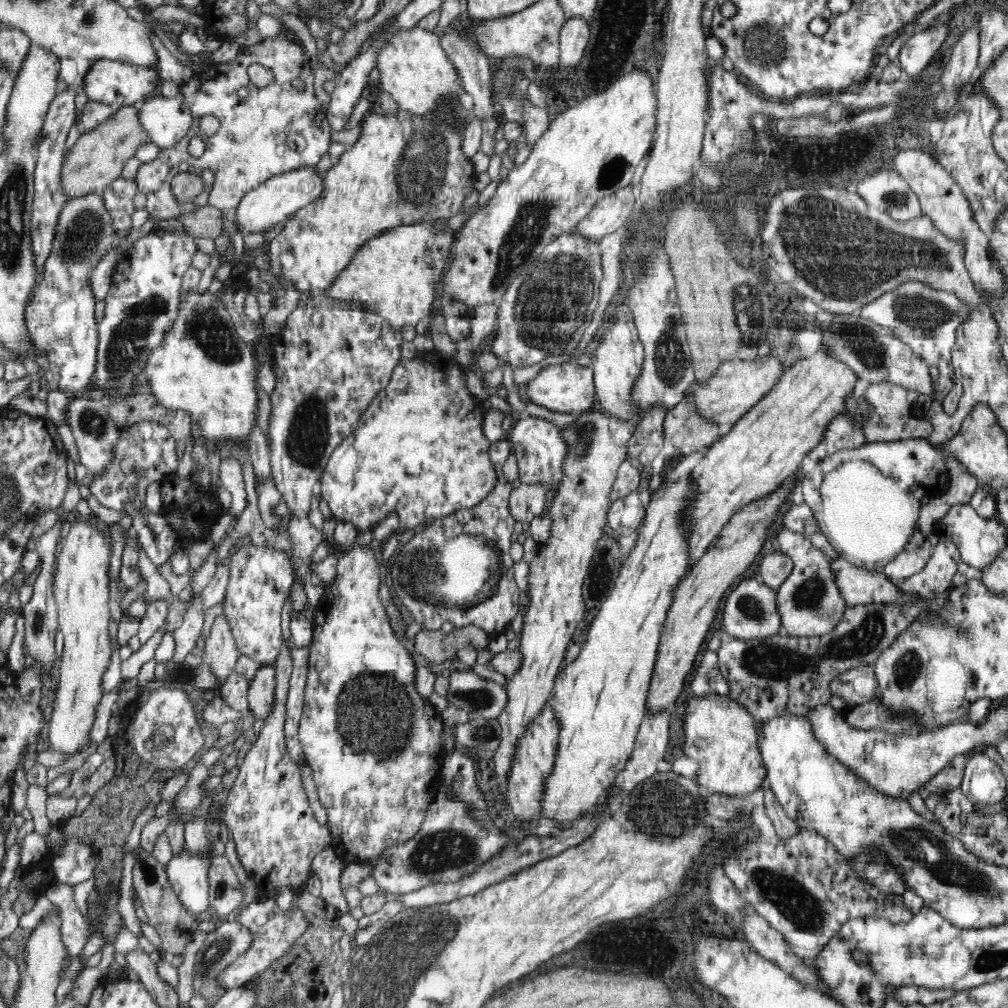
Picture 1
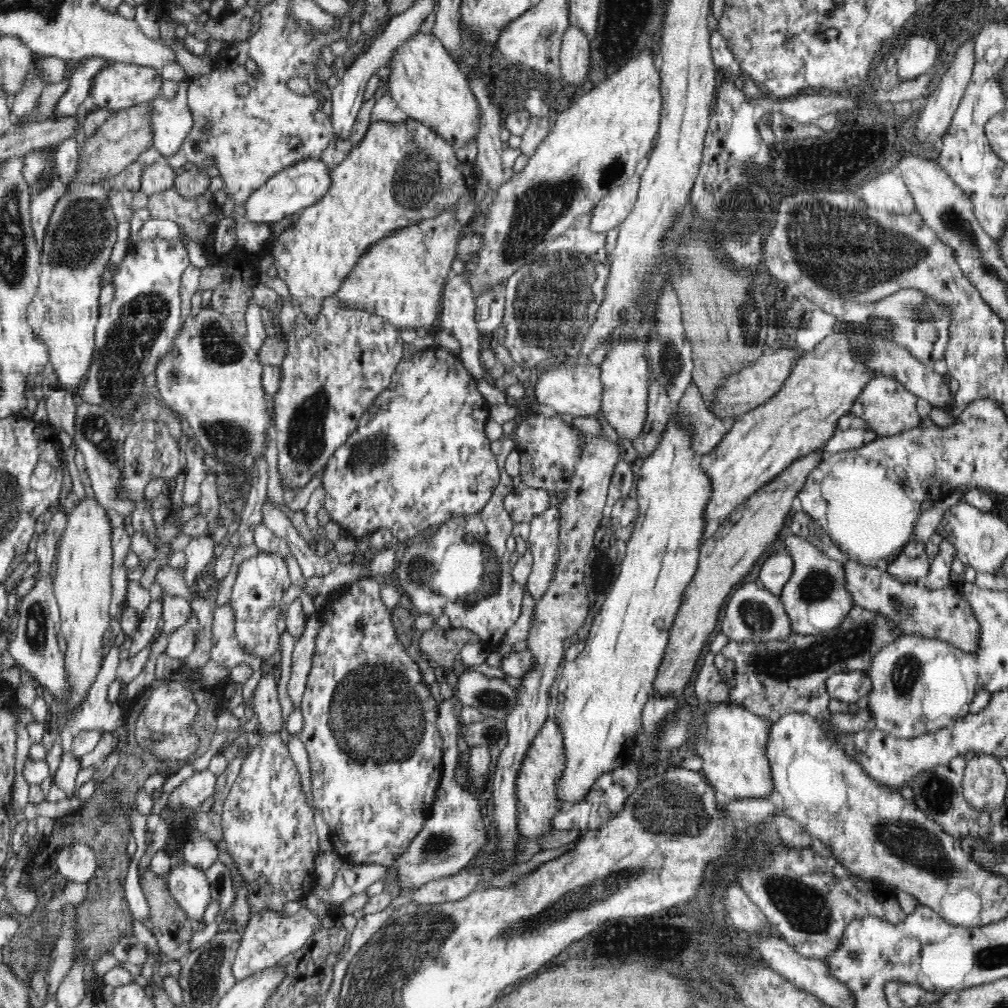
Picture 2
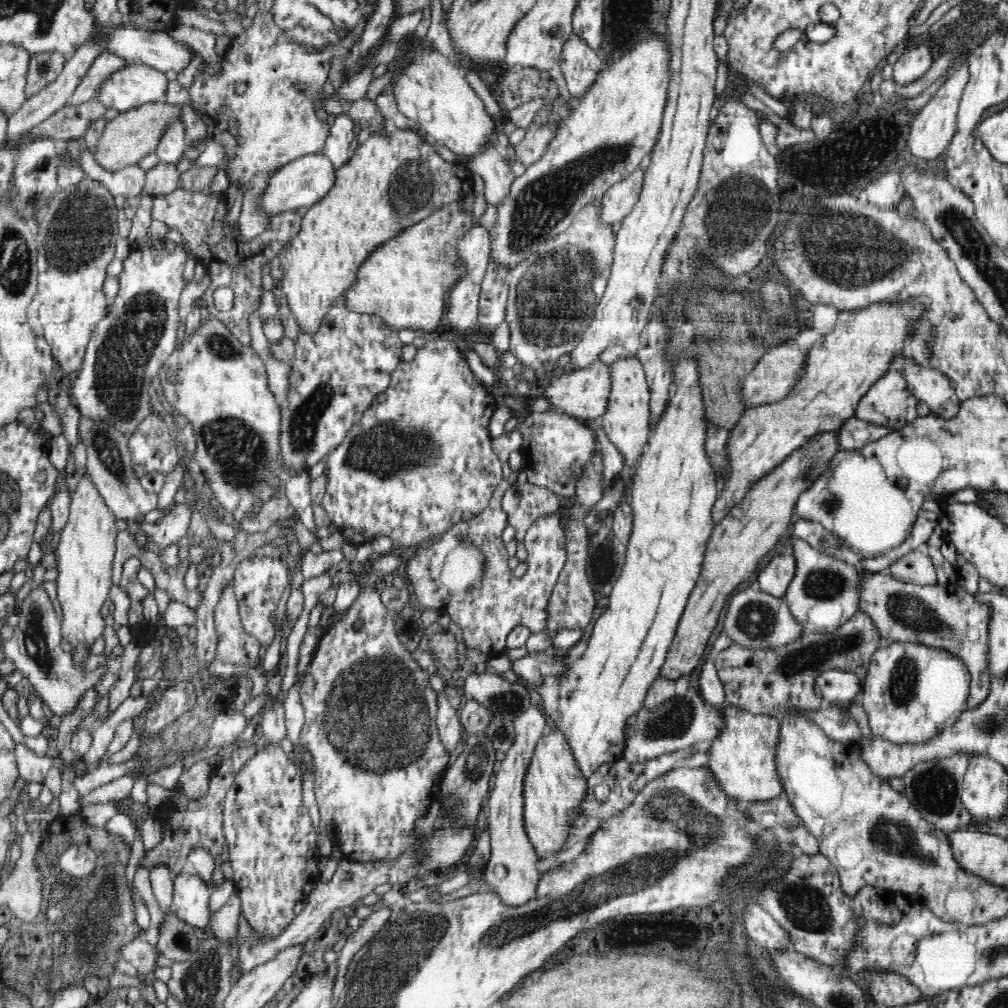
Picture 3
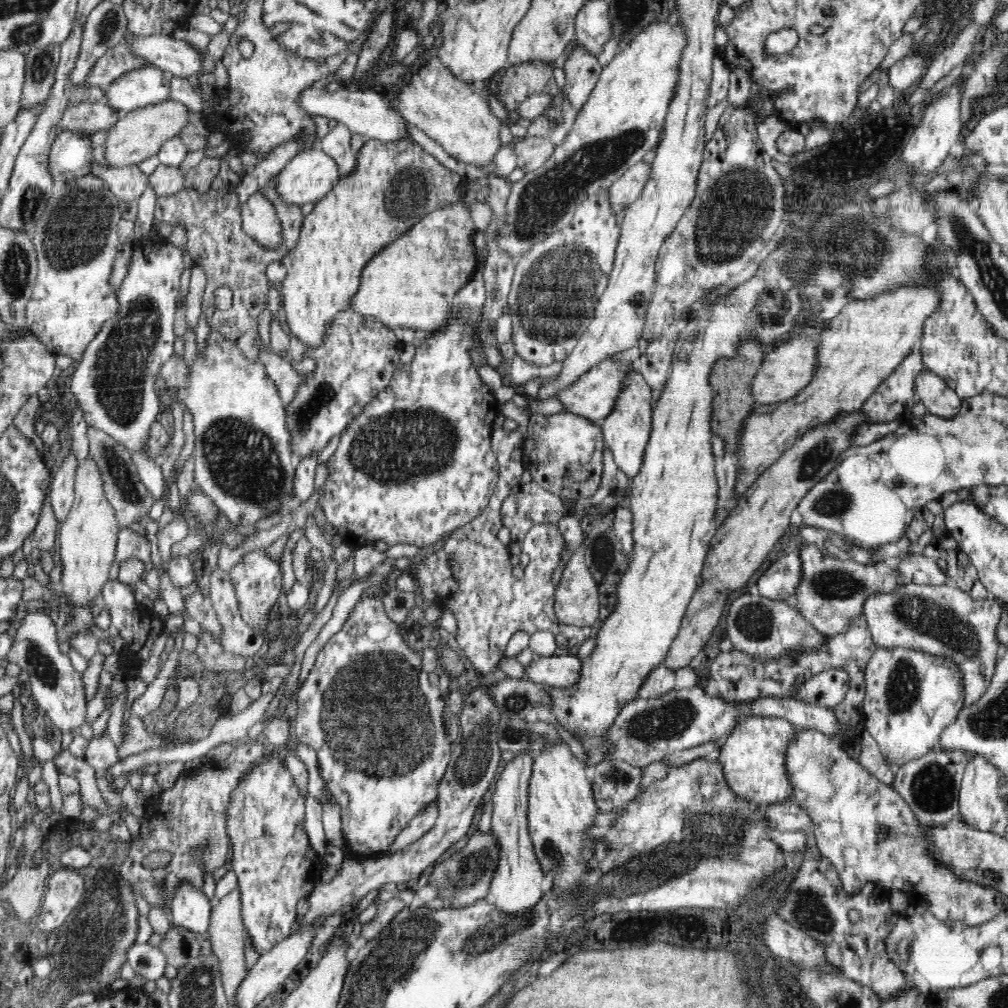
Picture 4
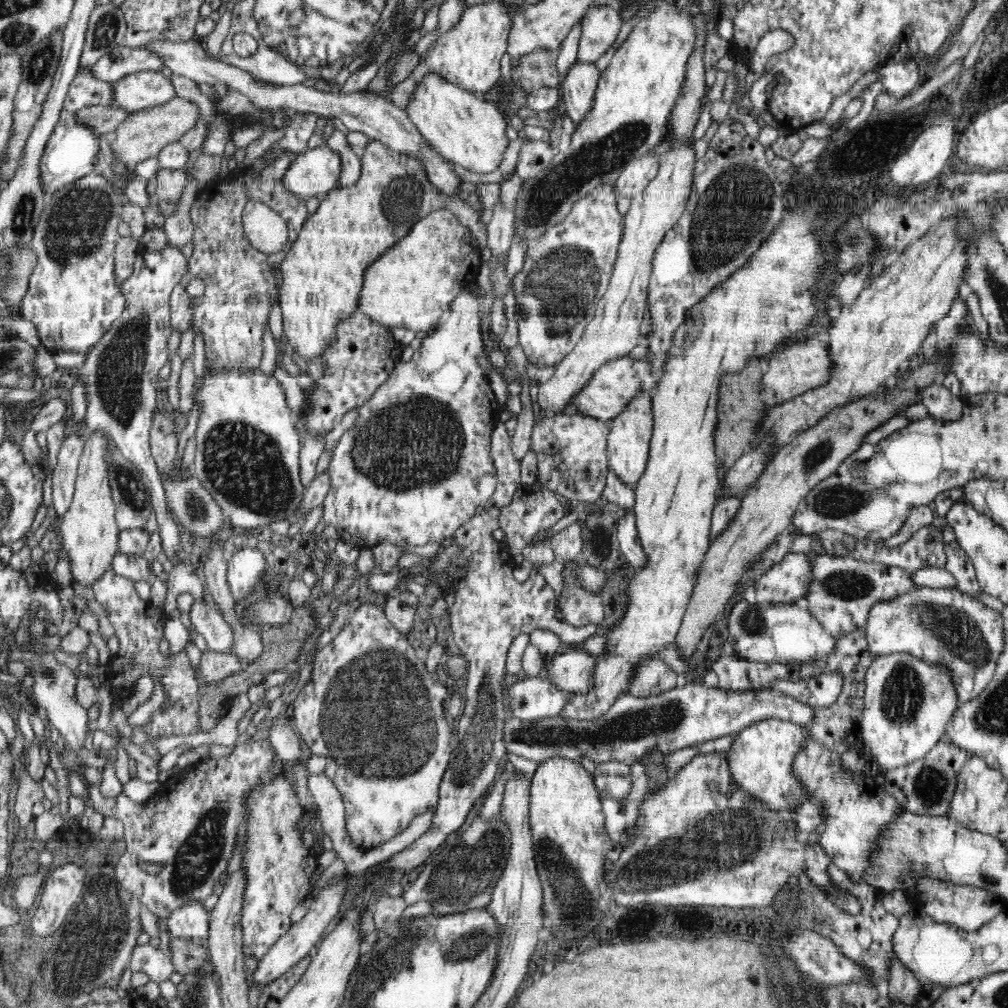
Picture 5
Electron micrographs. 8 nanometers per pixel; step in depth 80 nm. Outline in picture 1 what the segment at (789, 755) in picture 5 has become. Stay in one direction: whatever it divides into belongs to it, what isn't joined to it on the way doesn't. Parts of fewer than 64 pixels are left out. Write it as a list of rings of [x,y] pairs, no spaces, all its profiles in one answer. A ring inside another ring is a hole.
[[[704,694],[704,698],[692,698],[688,702],[688,712],[684,720],[684,754],[700,764],[698,784],[705,792],[718,794],[743,794],[752,796],[761,792],[766,783],[766,767],[760,754],[758,724],[759,720],[742,705],[734,702],[729,695]]]

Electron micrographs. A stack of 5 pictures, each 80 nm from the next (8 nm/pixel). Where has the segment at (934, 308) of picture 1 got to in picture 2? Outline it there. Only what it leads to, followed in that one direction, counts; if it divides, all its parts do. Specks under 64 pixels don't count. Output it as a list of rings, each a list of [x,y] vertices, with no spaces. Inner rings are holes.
[[[906,288],[874,303],[865,312],[865,317],[875,322],[889,324],[892,340],[908,348],[923,363],[931,365],[938,360],[942,364],[945,350],[948,348],[949,328],[954,311],[948,303],[938,303],[934,297],[916,288]]]

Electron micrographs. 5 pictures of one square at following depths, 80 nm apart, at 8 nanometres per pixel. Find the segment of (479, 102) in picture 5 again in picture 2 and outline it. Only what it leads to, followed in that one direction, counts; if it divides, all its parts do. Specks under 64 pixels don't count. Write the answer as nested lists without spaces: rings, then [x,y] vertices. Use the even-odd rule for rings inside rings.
[[[418,32],[399,48],[388,60],[392,68],[388,90],[398,107],[409,119],[421,121],[459,147],[476,140],[481,128],[478,99],[468,85],[468,78],[445,51],[443,43],[433,34]]]

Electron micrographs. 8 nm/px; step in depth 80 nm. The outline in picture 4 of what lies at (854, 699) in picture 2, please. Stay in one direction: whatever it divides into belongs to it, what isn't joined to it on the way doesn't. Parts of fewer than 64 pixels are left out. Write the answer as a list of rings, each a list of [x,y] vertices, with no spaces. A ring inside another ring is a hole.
[[[830,669],[819,672],[798,688],[798,699],[816,706],[835,707],[850,691],[851,678],[847,672]]]

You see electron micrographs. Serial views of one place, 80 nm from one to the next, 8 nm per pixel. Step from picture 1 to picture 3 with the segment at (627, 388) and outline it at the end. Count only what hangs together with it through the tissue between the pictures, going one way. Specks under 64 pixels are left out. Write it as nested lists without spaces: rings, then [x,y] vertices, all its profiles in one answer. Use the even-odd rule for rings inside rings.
[[[636,358],[610,364],[610,398],[602,415],[602,429],[628,467],[637,467],[651,434],[650,389],[642,363]]]

